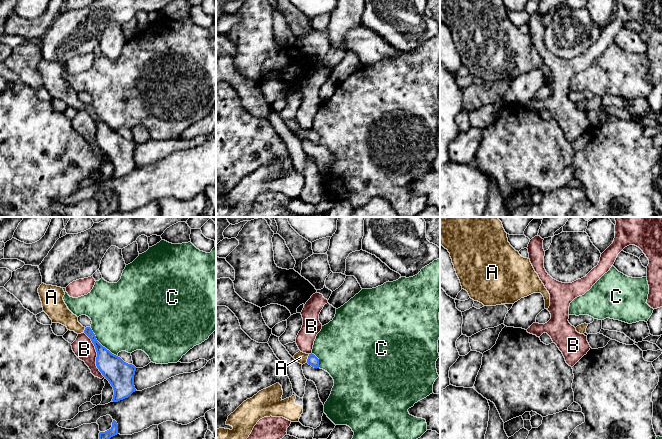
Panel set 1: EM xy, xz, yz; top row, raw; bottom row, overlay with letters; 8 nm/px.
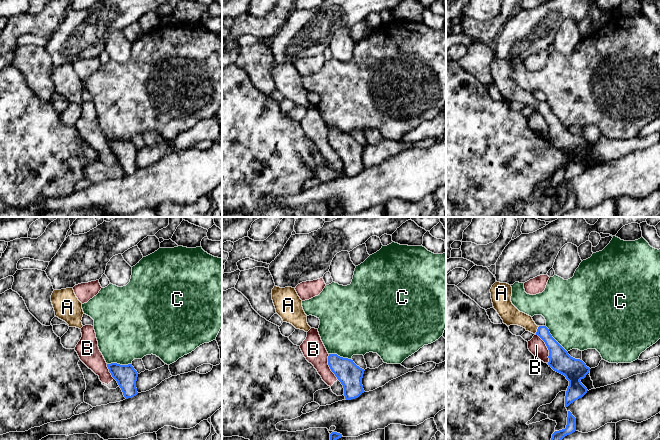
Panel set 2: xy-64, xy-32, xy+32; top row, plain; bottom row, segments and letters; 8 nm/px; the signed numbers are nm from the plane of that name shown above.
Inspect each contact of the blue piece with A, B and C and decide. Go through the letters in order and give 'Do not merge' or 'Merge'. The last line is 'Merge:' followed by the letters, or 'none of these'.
A: Merge
B: Do not merge
C: Do not merge
Merge: A

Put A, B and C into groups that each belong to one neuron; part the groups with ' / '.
A / B / C

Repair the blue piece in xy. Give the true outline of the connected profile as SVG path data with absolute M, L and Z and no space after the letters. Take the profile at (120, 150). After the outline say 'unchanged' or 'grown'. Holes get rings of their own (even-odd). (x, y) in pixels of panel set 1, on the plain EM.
M42 59L38 64L38 69L43 87L52 96L52 99L60 99L77 110L85 109L91 115L97 128L96 142L113 163L112 177L118 178L135 168L136 143L112 130L97 117L90 103L85 104L78 98L78 93L68 85L63 76L65 71L63 64Z; grown

